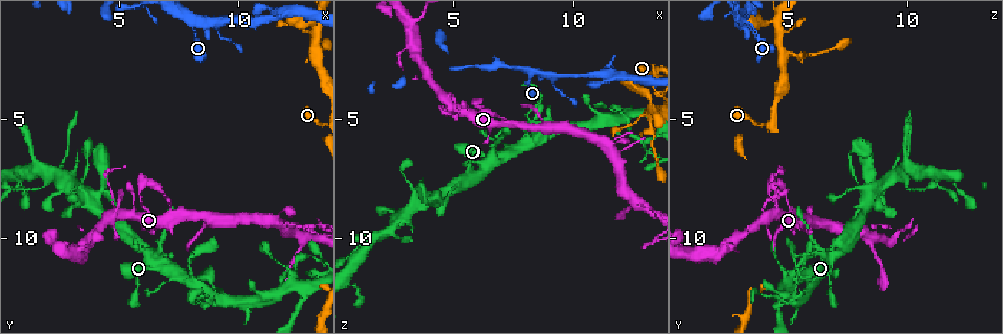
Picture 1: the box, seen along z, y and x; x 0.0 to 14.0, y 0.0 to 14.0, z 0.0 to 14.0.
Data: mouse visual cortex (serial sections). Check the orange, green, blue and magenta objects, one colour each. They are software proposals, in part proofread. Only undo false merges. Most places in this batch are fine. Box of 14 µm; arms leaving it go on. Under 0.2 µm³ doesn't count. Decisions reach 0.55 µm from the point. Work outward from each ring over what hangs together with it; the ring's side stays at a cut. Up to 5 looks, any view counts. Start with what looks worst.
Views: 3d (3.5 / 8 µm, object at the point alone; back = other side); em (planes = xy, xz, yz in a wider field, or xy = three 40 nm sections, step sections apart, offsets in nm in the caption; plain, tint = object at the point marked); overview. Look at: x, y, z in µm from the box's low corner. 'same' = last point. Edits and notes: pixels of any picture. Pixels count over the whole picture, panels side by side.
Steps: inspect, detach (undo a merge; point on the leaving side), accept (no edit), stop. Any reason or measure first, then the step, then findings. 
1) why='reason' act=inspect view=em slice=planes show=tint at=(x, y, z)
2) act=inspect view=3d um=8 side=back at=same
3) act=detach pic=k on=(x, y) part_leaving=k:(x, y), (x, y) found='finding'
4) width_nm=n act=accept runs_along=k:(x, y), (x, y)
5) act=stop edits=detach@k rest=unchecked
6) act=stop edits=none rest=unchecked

act=inspect view=em slice=planes show=tint at=(13.3, 0.9, 4.5)

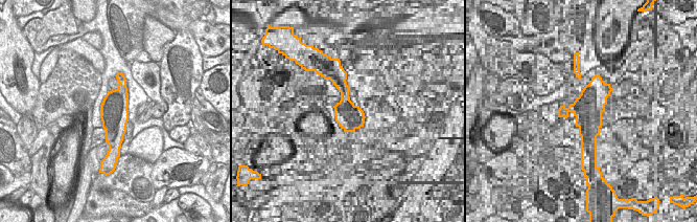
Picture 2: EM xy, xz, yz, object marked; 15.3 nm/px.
act=inspect view=3d um=3.5 at=same

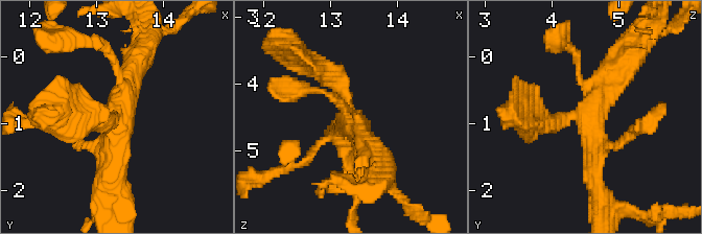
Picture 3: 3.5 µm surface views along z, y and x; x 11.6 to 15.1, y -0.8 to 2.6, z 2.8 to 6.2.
act=accept runs_along=3:(598, 189), (585, 116), (534, 119) found='one cell here'

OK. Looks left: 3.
why='branch point' act=inspect view=3d um=3.5 at=(3.2, 10.6, 1.0)

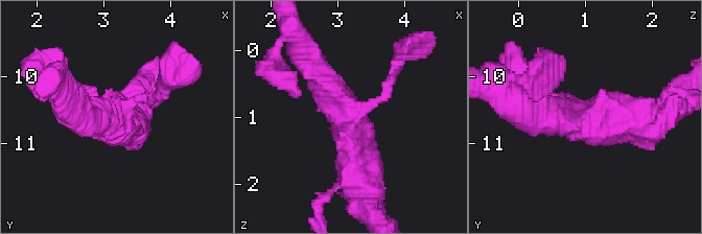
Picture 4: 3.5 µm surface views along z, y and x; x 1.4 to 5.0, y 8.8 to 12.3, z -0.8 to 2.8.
arms=3 arm_widths_nm=150,450,500 act=inspect view=em slice=xy step=2 show=tint at=(3.25, 10.65, 1.05)

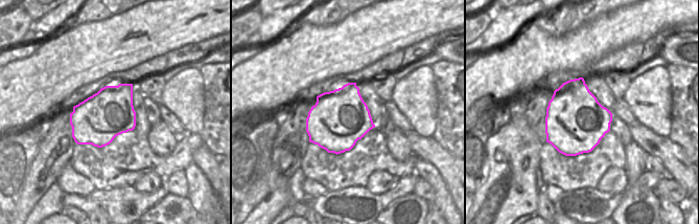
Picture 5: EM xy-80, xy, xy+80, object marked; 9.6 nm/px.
act=accept runs_along=4:(363, 185), (353, 118), (311, 65) found='one cell here'

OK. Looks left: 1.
act=stop edits=none rest=unchecked

